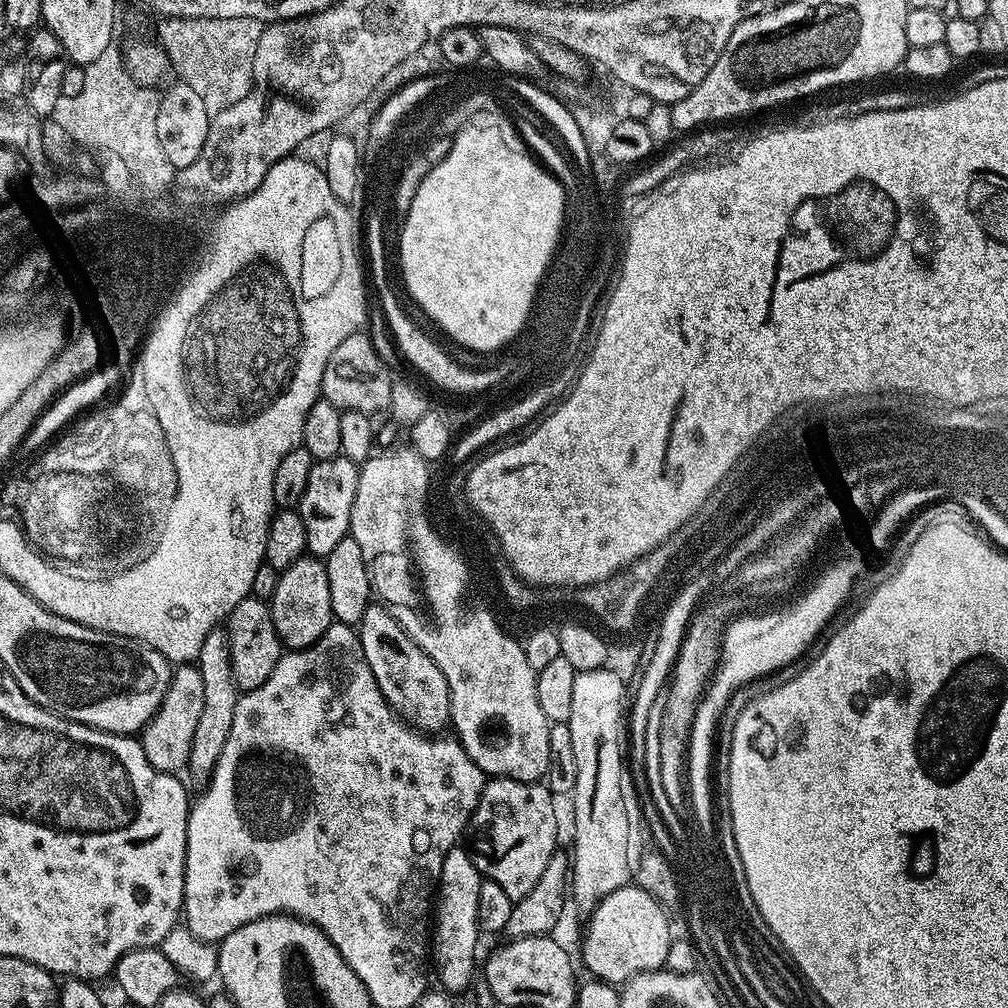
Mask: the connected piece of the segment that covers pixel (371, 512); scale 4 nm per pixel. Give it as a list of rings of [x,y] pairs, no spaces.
[[[410,446],[404,448],[392,448],[389,452],[377,451],[368,457],[363,464],[359,465],[360,477],[358,478],[358,490],[354,494],[354,506],[350,514],[350,539],[358,542],[362,549],[362,558],[366,562],[368,577],[372,583],[373,593],[378,597],[379,603],[387,608],[388,612],[402,626],[404,631],[415,644],[420,647],[442,670],[446,678],[446,686],[450,690],[450,728],[462,747],[466,750],[469,758],[482,769],[485,777],[503,778],[506,780],[517,780],[534,784],[543,781],[546,774],[546,766],[550,762],[550,721],[546,714],[542,714],[542,706],[538,706],[536,694],[536,673],[533,672],[530,662],[526,662],[523,643],[519,639],[507,636],[502,629],[496,625],[496,620],[484,608],[467,608],[460,599],[468,592],[468,576],[470,577],[469,561],[462,555],[458,547],[451,548],[442,537],[436,533],[432,520],[428,517],[428,468],[429,461],[423,460],[420,455]]]

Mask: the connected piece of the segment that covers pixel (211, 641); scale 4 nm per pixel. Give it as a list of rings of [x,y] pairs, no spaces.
[[[218,626],[210,630],[210,634],[206,634],[206,642],[202,642],[198,667],[204,683],[204,705],[198,718],[198,726],[194,730],[194,743],[190,746],[190,762],[186,772],[197,780],[197,785],[203,786],[208,783],[208,777],[218,762],[218,754],[222,754],[222,746],[226,746],[226,738],[230,738],[238,699],[238,689],[230,662],[228,633],[223,627]]]

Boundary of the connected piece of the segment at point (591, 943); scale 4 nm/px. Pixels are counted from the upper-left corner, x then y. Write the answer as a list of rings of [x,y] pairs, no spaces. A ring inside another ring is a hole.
[[[635,886],[614,890],[614,894],[600,899],[599,906],[592,909],[590,919],[580,956],[597,981],[620,986],[639,972],[664,968],[666,950],[670,950],[674,933],[668,925],[669,913],[646,890]]]

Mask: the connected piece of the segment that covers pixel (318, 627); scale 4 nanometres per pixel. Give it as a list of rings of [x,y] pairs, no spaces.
[[[305,554],[298,562],[284,569],[280,573],[278,590],[274,590],[270,607],[274,630],[278,630],[278,638],[285,649],[303,650],[320,641],[322,634],[334,623],[327,563],[311,554]]]

